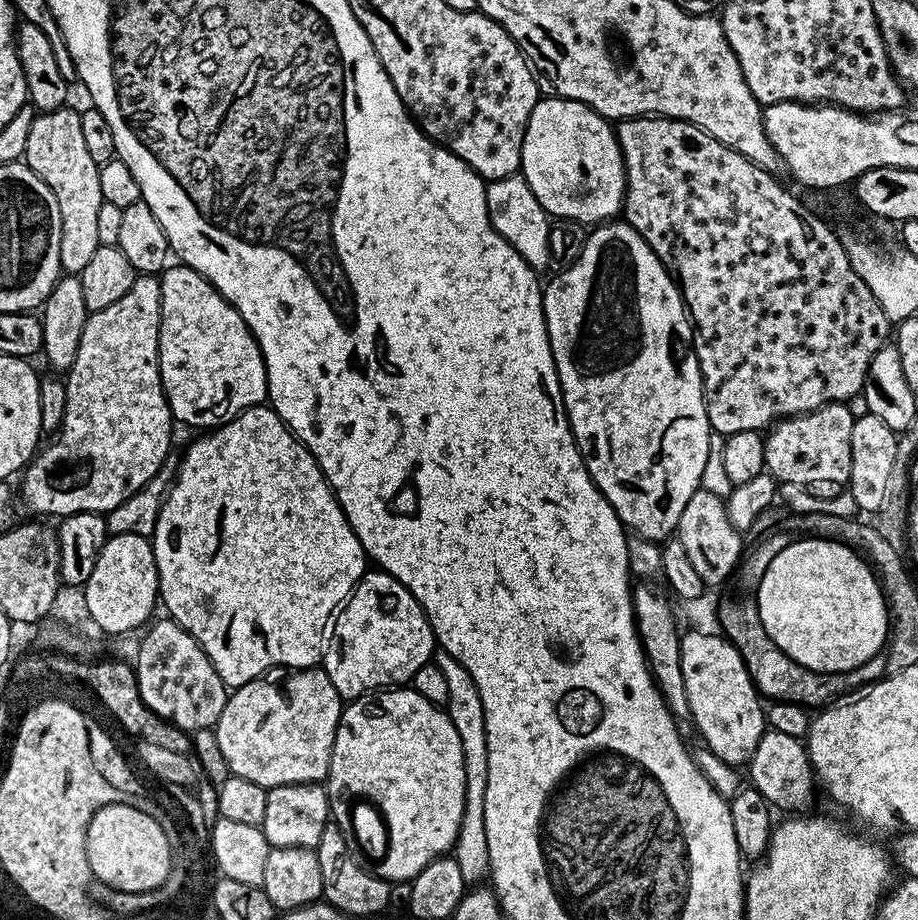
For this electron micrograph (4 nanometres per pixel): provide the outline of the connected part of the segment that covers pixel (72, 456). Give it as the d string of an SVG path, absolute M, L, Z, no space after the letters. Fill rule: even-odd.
M140 274L137 275L136 281L130 286L130 290L126 290L126 294L122 294L122 298L118 298L118 302L114 302L110 306L89 315L86 326L82 330L82 342L78 342L78 354L74 358L74 366L66 376L68 385L66 390L66 414L64 415L63 424L58 429L58 435L55 437L57 440L45 452L43 449L26 468L28 477L24 480L24 496L28 499L28 504L34 511L45 512L48 516L56 516L55 518L73 516L79 512L107 514L114 510L114 506L118 506L126 498L130 498L130 494L134 494L138 489L151 485L155 481L152 479L155 478L156 471L163 466L164 459L168 456L168 447L172 444L172 424L174 425L174 417L171 410L168 409L168 397L164 394L164 383L160 377L161 314L162 294L160 293L159 279L152 274Z

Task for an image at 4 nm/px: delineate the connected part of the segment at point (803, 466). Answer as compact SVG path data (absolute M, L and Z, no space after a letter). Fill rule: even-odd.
M844 402L825 404L823 408L795 418L777 423L776 432L776 465L771 465L770 472L779 483L794 482L803 486L812 484L847 485L852 465L852 447L850 434L854 412Z

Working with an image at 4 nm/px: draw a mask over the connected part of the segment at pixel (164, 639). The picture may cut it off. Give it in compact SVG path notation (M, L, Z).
M157 619L147 629L149 632L141 638L134 659L142 698L150 711L189 734L203 728L215 729L218 718L222 718L230 689L222 682L218 670L214 670L199 642L178 621L163 619Z

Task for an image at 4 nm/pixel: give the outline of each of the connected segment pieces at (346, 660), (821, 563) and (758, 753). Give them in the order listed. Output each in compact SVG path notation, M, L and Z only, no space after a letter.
M383 570L375 571L365 571L362 579L353 588L351 596L335 613L334 623L322 652L324 673L328 675L330 682L334 682L334 690L338 690L342 698L355 698L373 690L407 685L412 676L433 659L433 651L437 647L428 615L412 597L410 590L399 584L390 573Z
M812 538L816 540L796 540L785 543L784 549L778 553L772 561L768 562L763 569L758 587L756 589L756 601L760 611L760 621L766 630L766 634L778 645L781 650L794 662L808 667L812 671L820 672L847 672L855 673L855 668L868 664L884 648L890 636L889 605L886 603L885 593L882 591L881 581L877 573L870 567L869 561L855 547L849 546L839 540L831 538Z
M766 730L746 765L751 787L766 798L773 809L781 808L784 814L804 814L816 800L818 781L816 771L808 757L805 741L799 736Z

